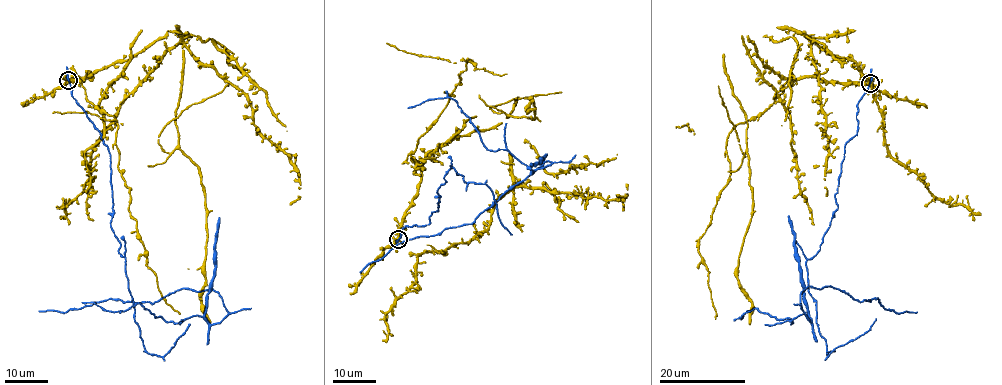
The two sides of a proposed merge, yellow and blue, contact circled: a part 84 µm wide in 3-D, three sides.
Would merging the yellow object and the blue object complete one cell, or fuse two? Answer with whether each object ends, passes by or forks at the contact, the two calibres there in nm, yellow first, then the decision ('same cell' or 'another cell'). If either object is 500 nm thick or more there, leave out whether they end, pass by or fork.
yellow forks; blue passes by; calibres 380 and 240 nm; another cell

